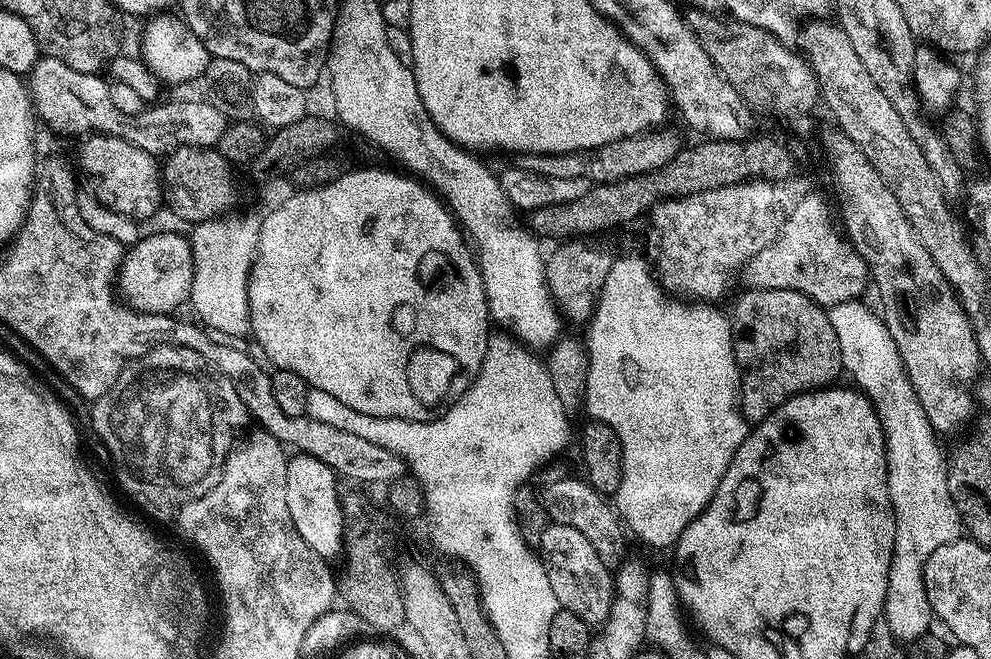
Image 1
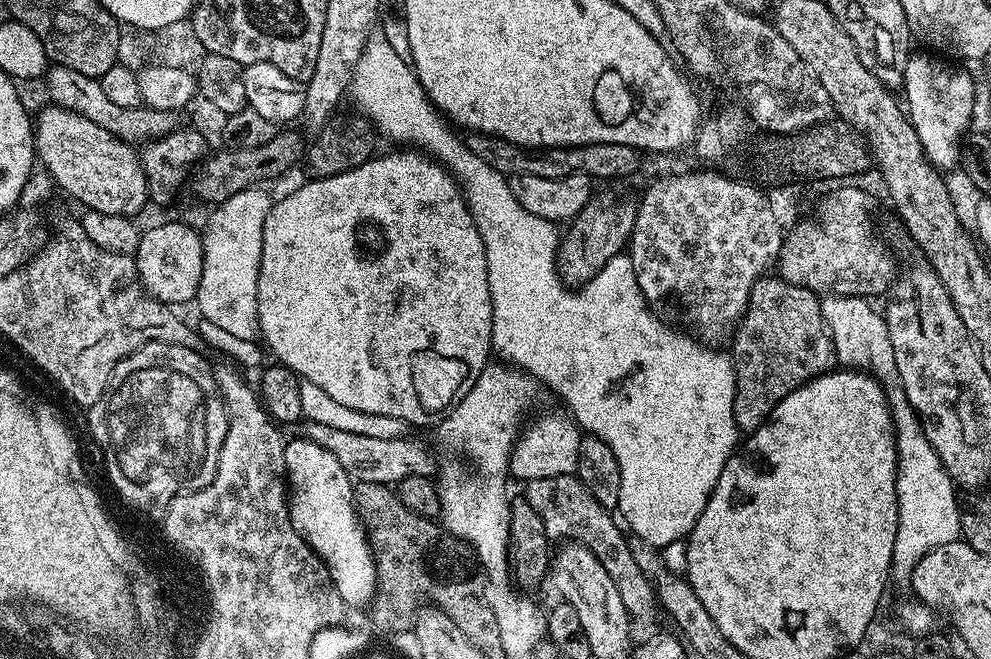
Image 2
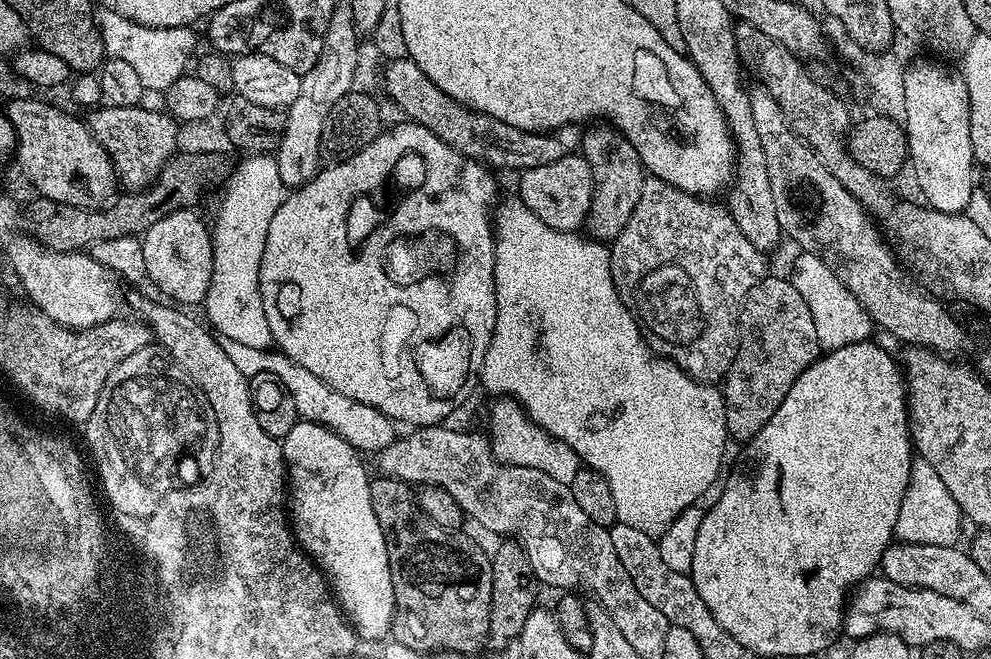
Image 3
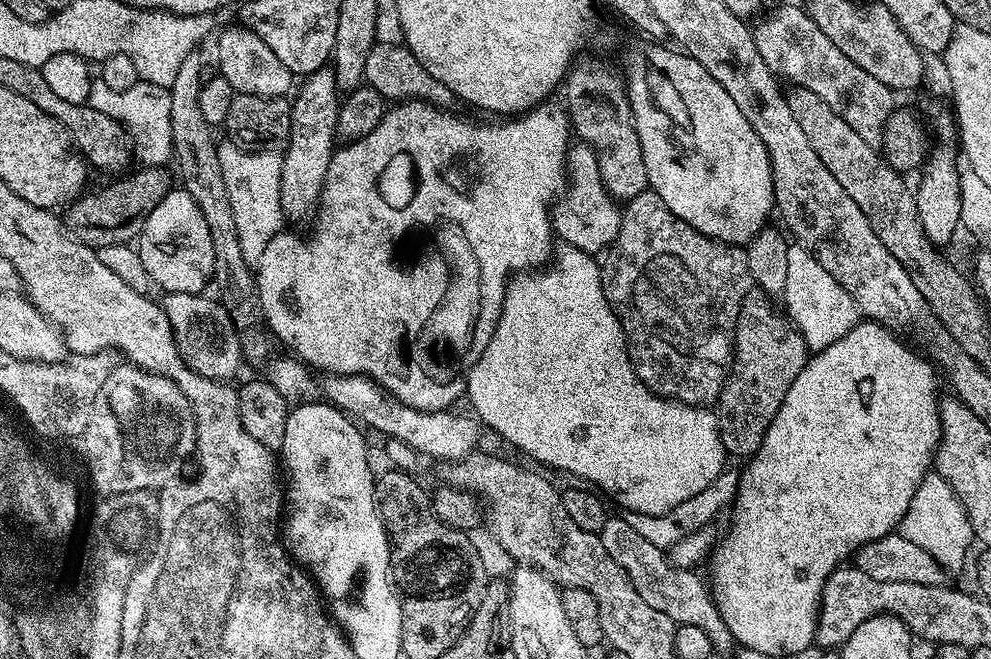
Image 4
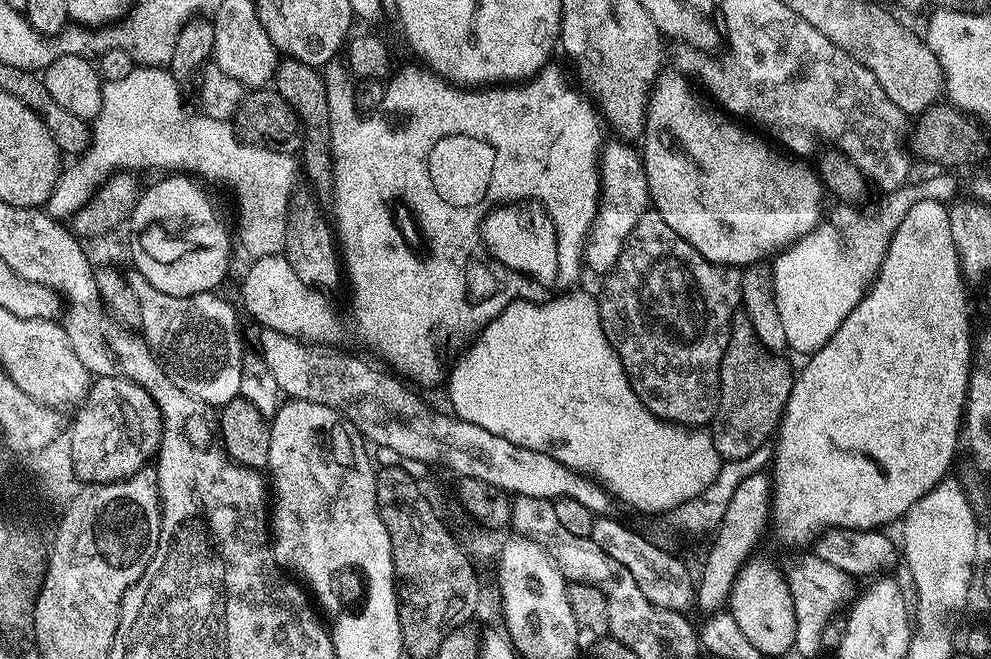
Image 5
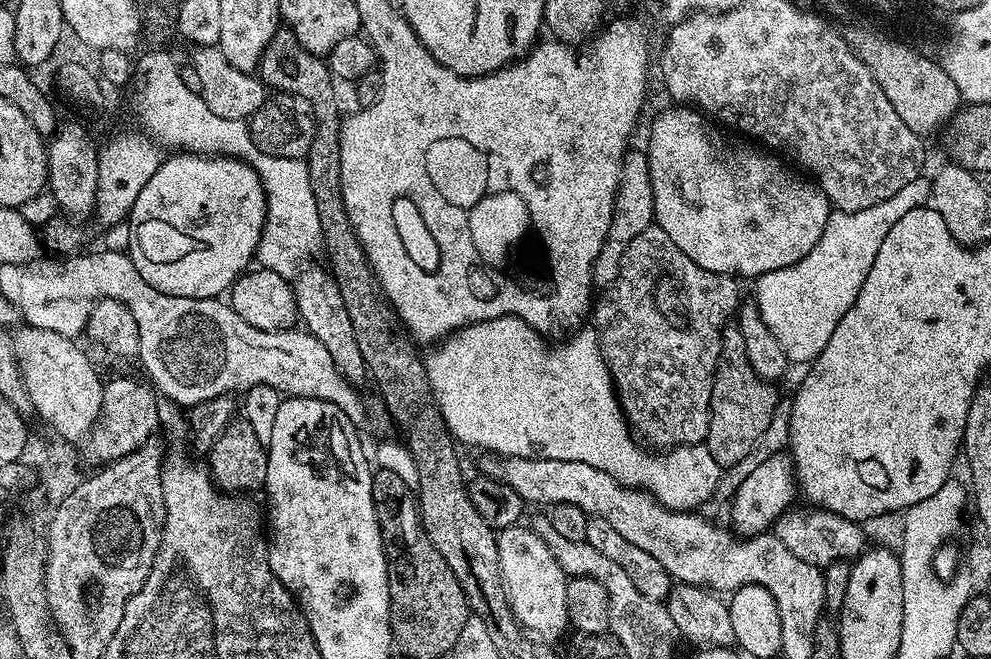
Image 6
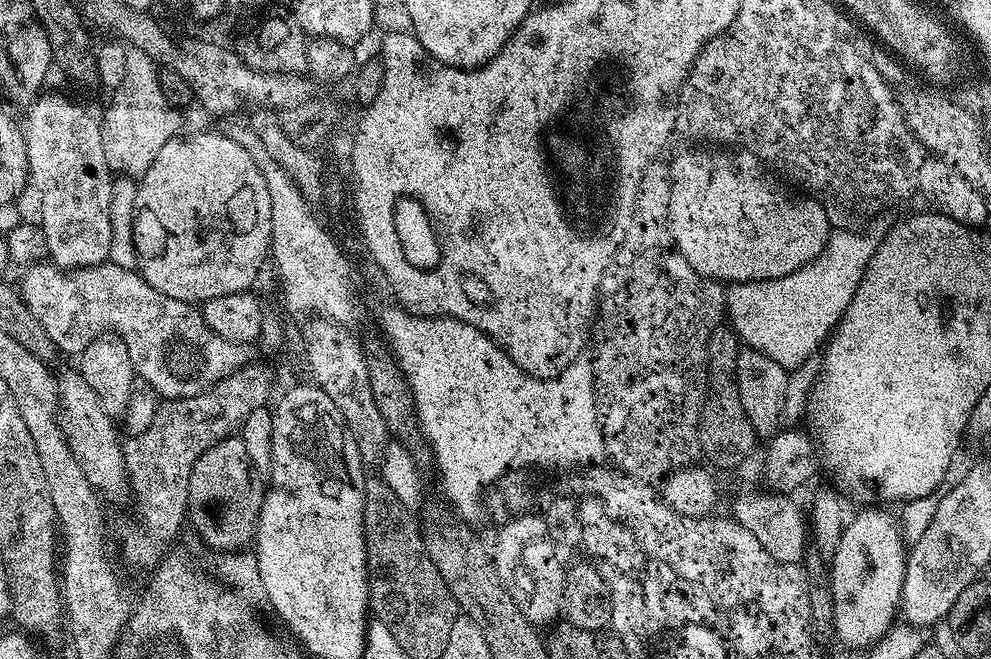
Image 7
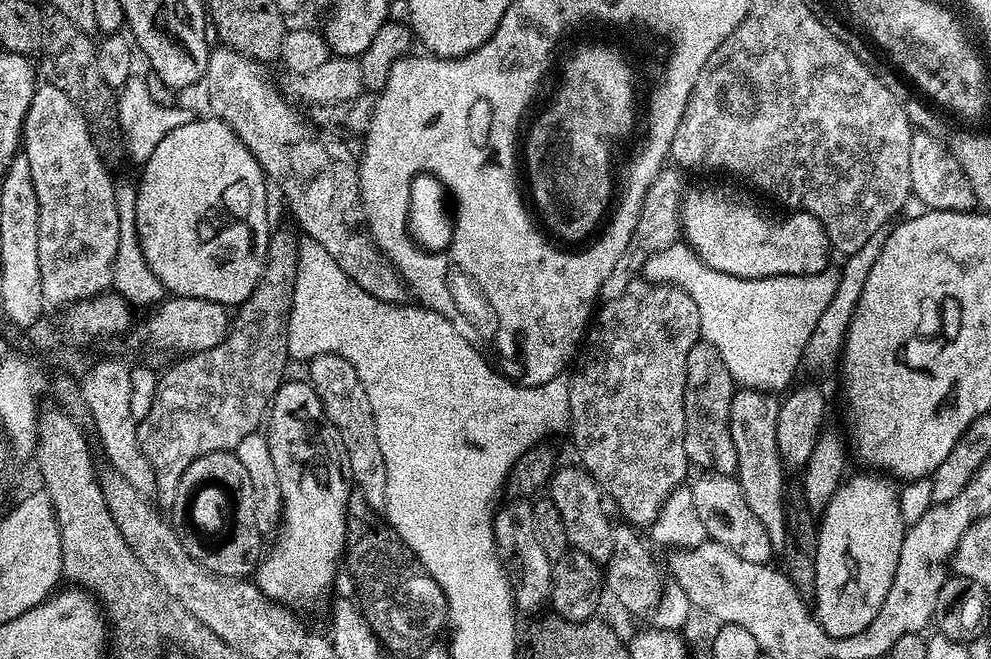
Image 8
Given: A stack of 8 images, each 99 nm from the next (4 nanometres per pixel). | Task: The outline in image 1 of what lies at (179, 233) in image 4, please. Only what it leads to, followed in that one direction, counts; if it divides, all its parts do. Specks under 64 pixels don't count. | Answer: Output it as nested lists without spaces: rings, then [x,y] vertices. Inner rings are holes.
[[[156,232],[153,236],[145,235],[136,244],[131,245],[124,253],[124,261],[120,264],[120,270],[118,273],[118,292],[120,292],[124,297],[122,297],[123,303],[128,307],[132,308],[135,312],[149,312],[150,314],[172,314],[180,308],[189,303],[190,297],[192,295],[192,279],[194,278],[194,262],[192,261],[192,242],[187,235],[179,236],[176,232]]]

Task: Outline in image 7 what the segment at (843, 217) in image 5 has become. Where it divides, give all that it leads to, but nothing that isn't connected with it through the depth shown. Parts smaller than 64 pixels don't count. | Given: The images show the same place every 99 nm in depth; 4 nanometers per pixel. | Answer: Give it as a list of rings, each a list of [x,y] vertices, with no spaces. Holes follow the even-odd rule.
[[[881,214],[863,230],[833,231],[822,254],[818,254],[814,262],[802,266],[802,270],[794,270],[794,274],[786,274],[773,280],[750,280],[747,284],[733,283],[726,292],[726,320],[732,331],[747,347],[770,357],[778,366],[789,370],[802,366],[806,358],[817,355],[825,347],[846,306],[850,306],[870,266],[870,258],[874,258],[878,246],[888,235],[890,227],[888,218],[887,215]]]

